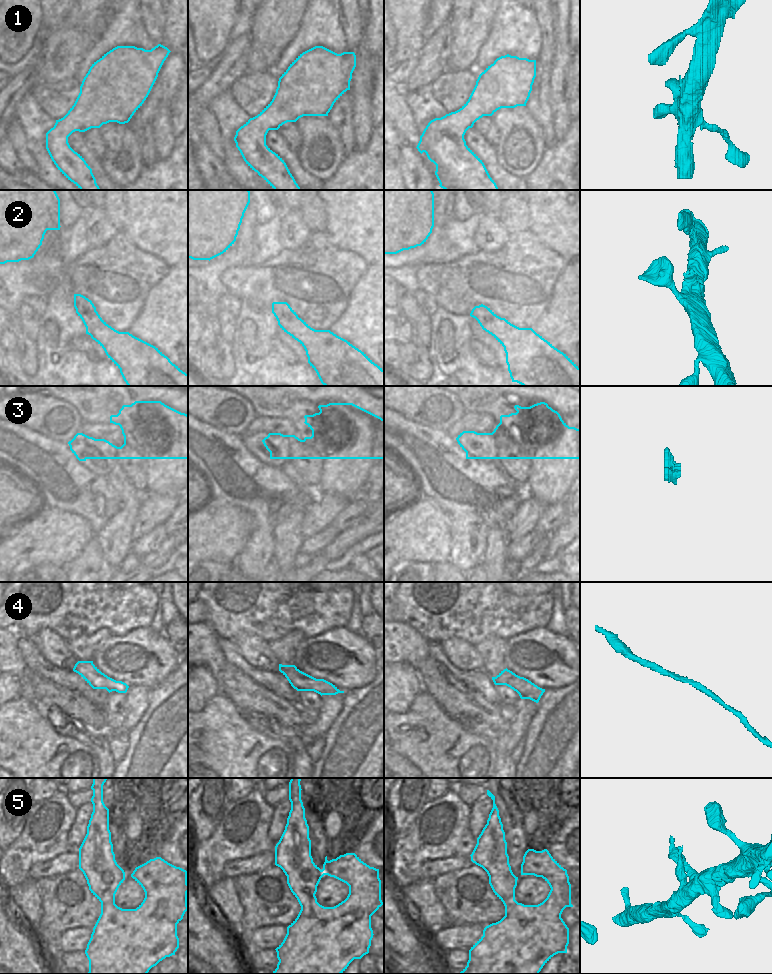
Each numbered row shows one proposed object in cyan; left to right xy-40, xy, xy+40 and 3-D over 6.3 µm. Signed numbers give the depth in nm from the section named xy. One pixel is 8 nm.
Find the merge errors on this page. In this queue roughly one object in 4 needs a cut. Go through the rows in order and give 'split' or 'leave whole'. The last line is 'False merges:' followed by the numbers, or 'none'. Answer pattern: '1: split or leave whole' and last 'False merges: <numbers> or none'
1: leave whole
2: leave whole
3: split
4: leave whole
5: leave whole
False merges: 3

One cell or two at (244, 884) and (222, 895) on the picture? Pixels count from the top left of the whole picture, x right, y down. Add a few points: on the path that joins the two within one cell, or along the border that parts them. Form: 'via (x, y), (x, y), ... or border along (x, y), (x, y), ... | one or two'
border along (234, 879), (234, 887), (242, 911) | two

